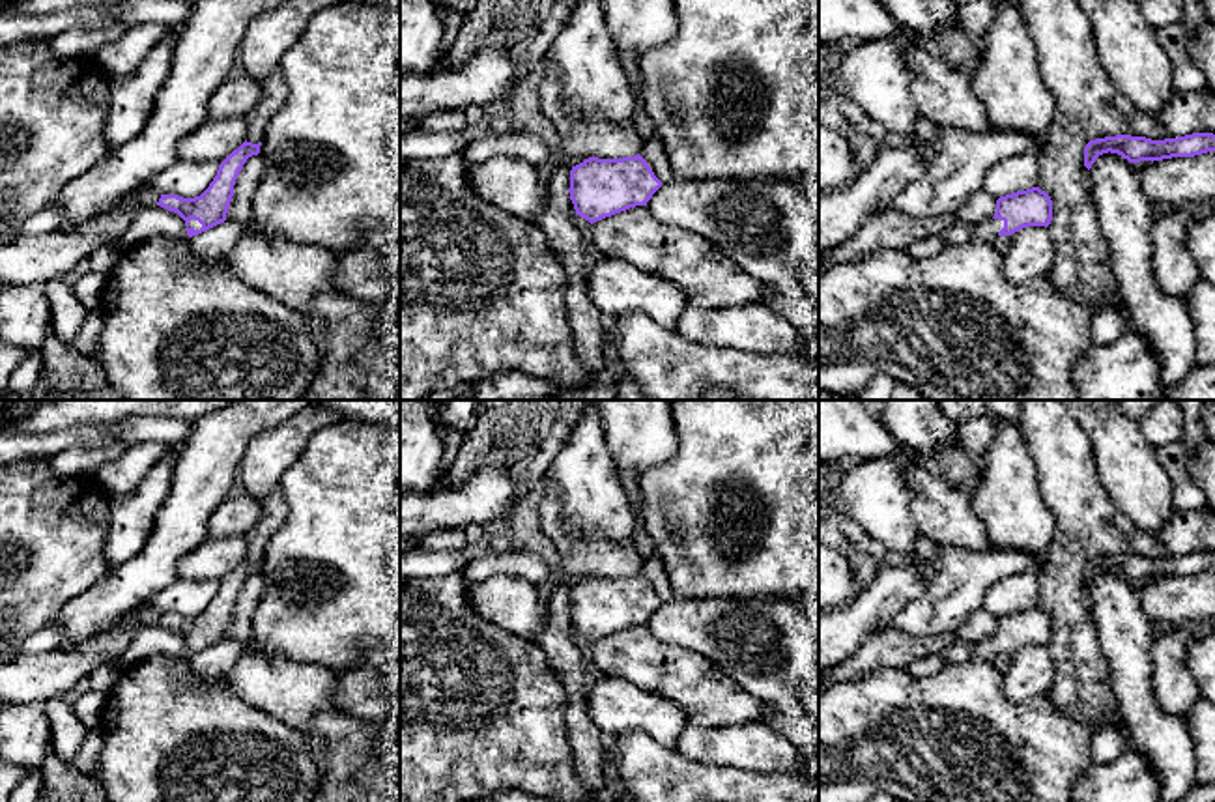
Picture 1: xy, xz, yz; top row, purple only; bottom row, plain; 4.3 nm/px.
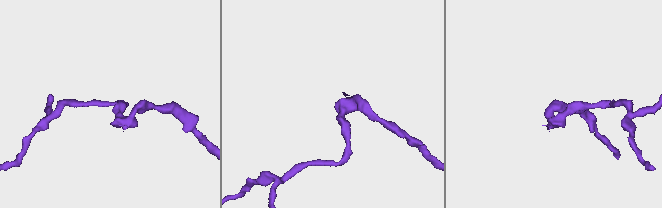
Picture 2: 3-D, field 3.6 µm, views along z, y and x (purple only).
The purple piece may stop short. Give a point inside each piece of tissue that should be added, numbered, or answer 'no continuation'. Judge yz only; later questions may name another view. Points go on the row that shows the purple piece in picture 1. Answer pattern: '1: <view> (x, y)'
1: yz (952, 326)

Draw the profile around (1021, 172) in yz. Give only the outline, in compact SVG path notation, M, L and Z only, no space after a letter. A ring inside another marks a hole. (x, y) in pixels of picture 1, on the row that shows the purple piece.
M1036 151L996 163L983 178L983 191L1000 196L1037 187L1039 165Z

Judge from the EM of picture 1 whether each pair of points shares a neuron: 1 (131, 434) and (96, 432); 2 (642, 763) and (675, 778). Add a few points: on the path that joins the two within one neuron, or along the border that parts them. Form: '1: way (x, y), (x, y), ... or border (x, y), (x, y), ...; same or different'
1: border (120, 425), (118, 438); different
2: way (649, 771), (657, 778), (668, 778); same

